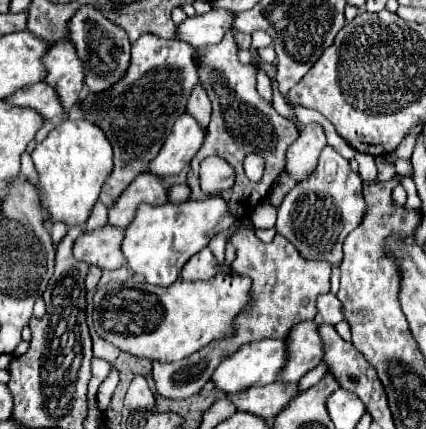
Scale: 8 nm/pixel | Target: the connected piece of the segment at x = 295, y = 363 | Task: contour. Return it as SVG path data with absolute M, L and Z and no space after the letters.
M303 321L291 327L289 343L291 361L287 361L287 367L283 369L283 375L279 379L285 383L297 383L307 371L315 369L325 355L317 321Z

